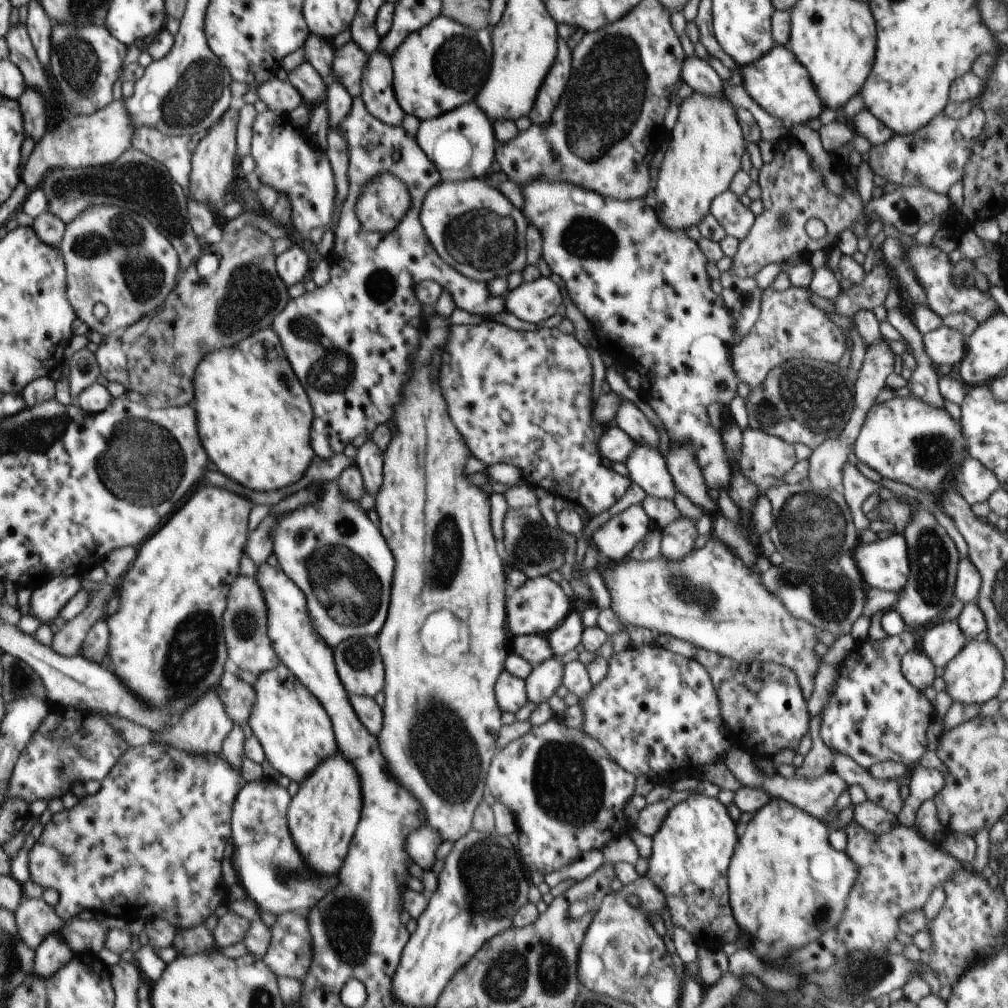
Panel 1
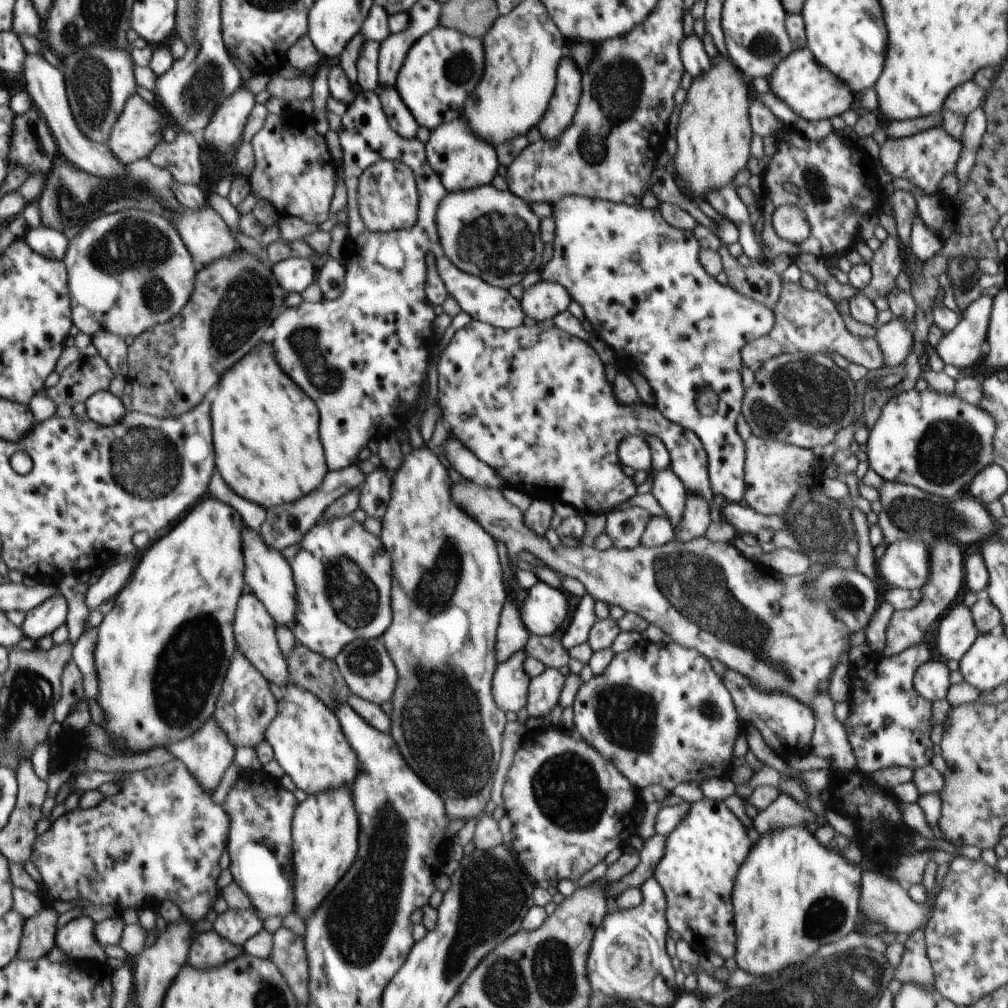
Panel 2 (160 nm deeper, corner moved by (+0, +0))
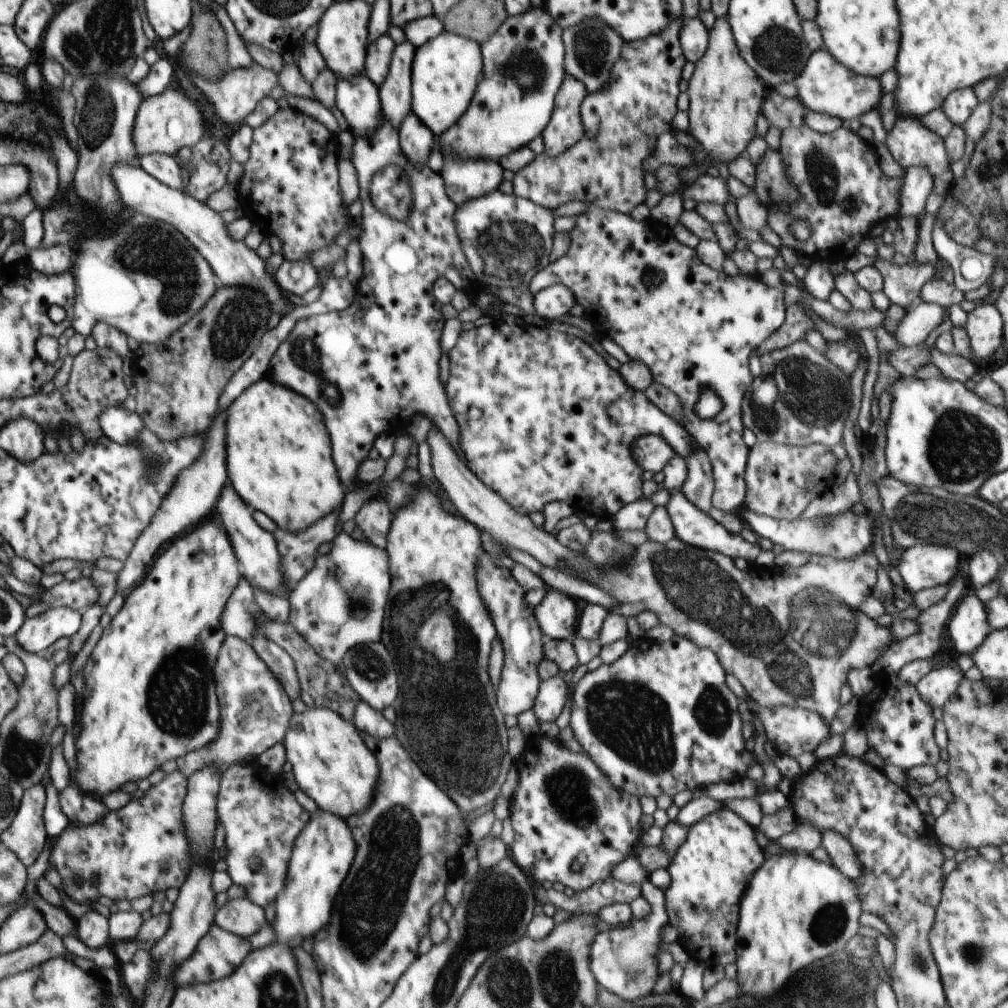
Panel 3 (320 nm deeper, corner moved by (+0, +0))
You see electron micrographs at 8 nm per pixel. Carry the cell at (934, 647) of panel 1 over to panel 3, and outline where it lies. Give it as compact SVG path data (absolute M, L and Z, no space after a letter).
M976 593L970 594L957 604L949 620L948 634L960 655L971 655L991 631L985 603Z

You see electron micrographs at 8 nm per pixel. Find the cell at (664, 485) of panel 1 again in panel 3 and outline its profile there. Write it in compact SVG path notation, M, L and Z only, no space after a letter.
M673 489L669 491L669 493L671 497L665 509L672 519L676 537L691 547L722 553L733 559L738 557L744 558L750 565L754 564L754 560L758 558L758 554L761 552L761 548L757 543L749 543L744 540L740 533L734 534L728 529L725 529L722 523L716 522L708 513L696 508L696 506L681 493L680 489Z

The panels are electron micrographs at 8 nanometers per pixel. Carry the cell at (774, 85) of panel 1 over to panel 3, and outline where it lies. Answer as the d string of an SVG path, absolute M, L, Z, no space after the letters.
M826 48L813 51L805 64L805 69L793 82L798 89L796 98L802 106L808 107L810 111L829 114L841 120L860 118L863 114L875 109L884 94L882 86L879 85L879 79L856 74L839 63Z

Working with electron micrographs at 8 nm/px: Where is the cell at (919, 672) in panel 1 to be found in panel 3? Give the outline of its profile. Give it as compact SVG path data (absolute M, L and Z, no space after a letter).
M958 666L936 668L918 681L918 692L933 709L942 709L958 688L963 673Z

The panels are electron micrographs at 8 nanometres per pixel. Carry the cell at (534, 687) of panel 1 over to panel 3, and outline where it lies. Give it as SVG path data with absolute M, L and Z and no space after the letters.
M560 676L542 681L532 710L540 722L552 725L567 701L567 685Z

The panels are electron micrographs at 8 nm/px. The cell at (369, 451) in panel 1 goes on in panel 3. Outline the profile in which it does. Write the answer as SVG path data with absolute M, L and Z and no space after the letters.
M372 498L362 505L358 514L353 518L358 528L362 530L364 540L371 545L385 550L387 534L393 519L388 503L385 499Z

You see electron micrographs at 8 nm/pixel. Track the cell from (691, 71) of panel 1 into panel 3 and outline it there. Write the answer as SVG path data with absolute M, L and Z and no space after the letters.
M686 17L679 30L679 41L684 56L695 64L706 52L709 43L709 30L698 17Z

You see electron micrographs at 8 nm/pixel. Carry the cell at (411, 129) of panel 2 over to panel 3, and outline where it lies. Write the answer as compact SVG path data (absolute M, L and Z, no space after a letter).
M411 112L398 129L404 156L417 167L428 166L428 156L434 148L433 132Z

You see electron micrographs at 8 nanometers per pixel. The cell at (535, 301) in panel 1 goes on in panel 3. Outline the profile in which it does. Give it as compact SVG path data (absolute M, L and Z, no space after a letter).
M562 283L549 286L533 297L537 314L549 322L569 314L572 306L576 304L574 293Z

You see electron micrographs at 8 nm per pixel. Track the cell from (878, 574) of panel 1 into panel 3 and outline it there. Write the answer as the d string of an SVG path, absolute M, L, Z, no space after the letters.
M922 543L906 549L897 566L907 590L918 592L949 584L958 576L959 552L948 546Z

